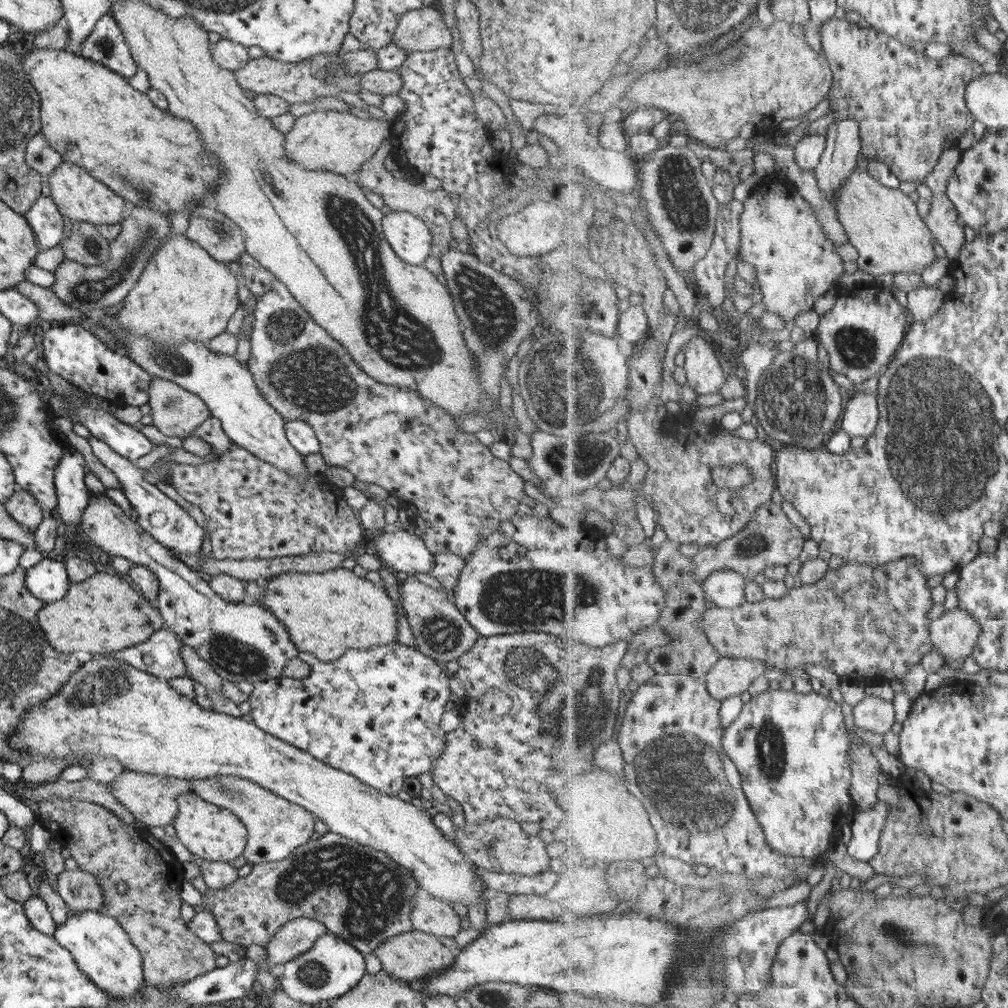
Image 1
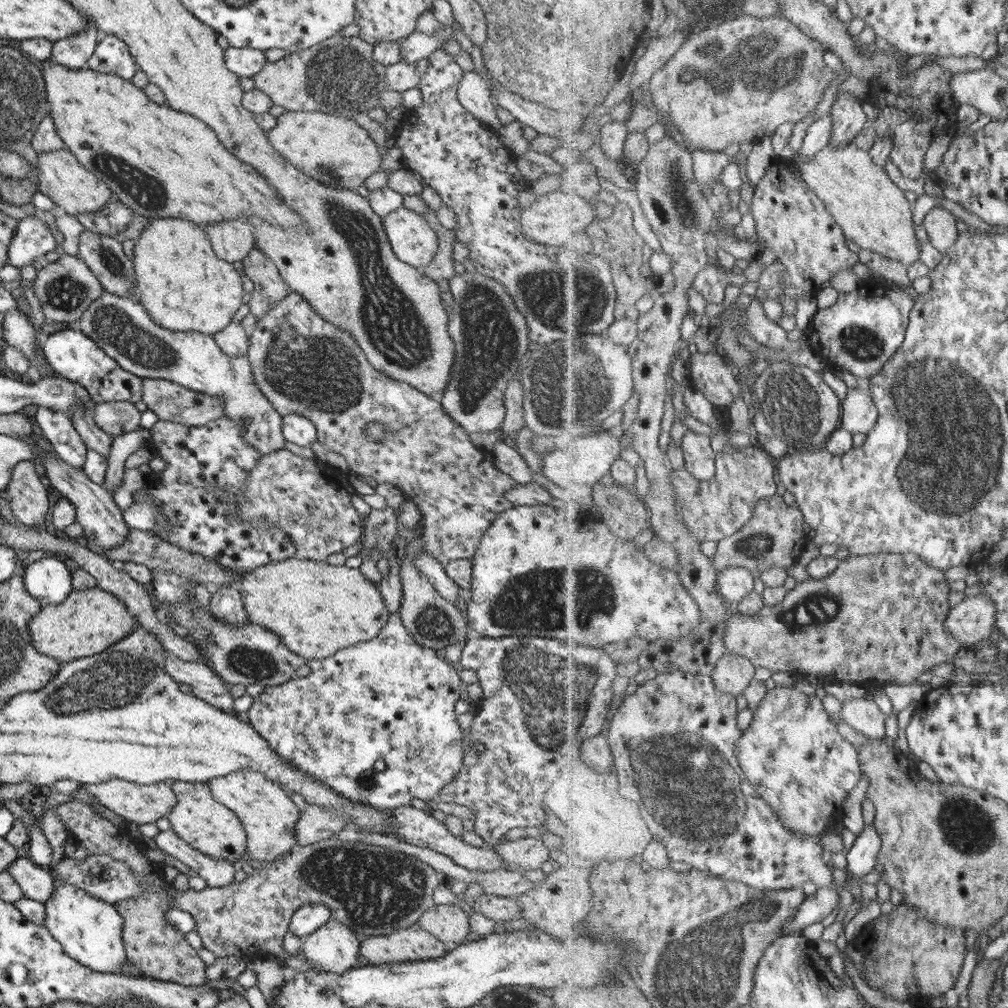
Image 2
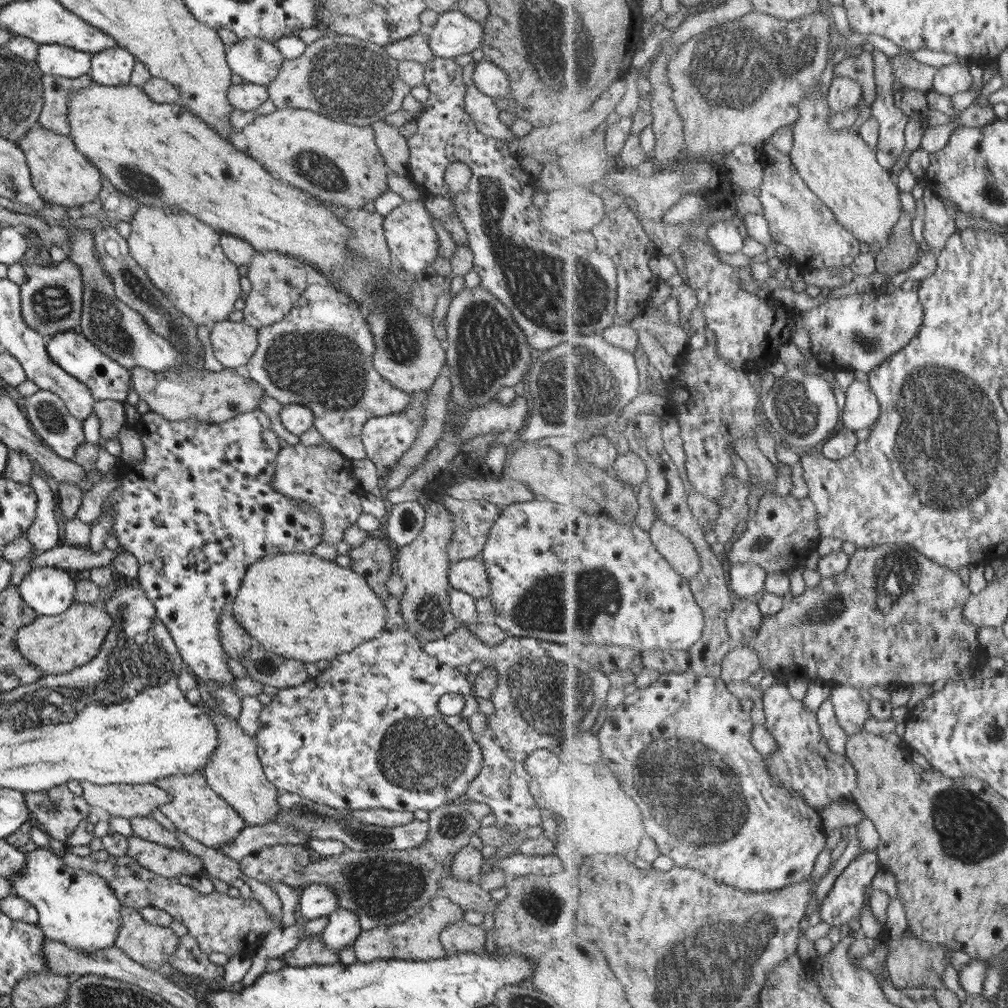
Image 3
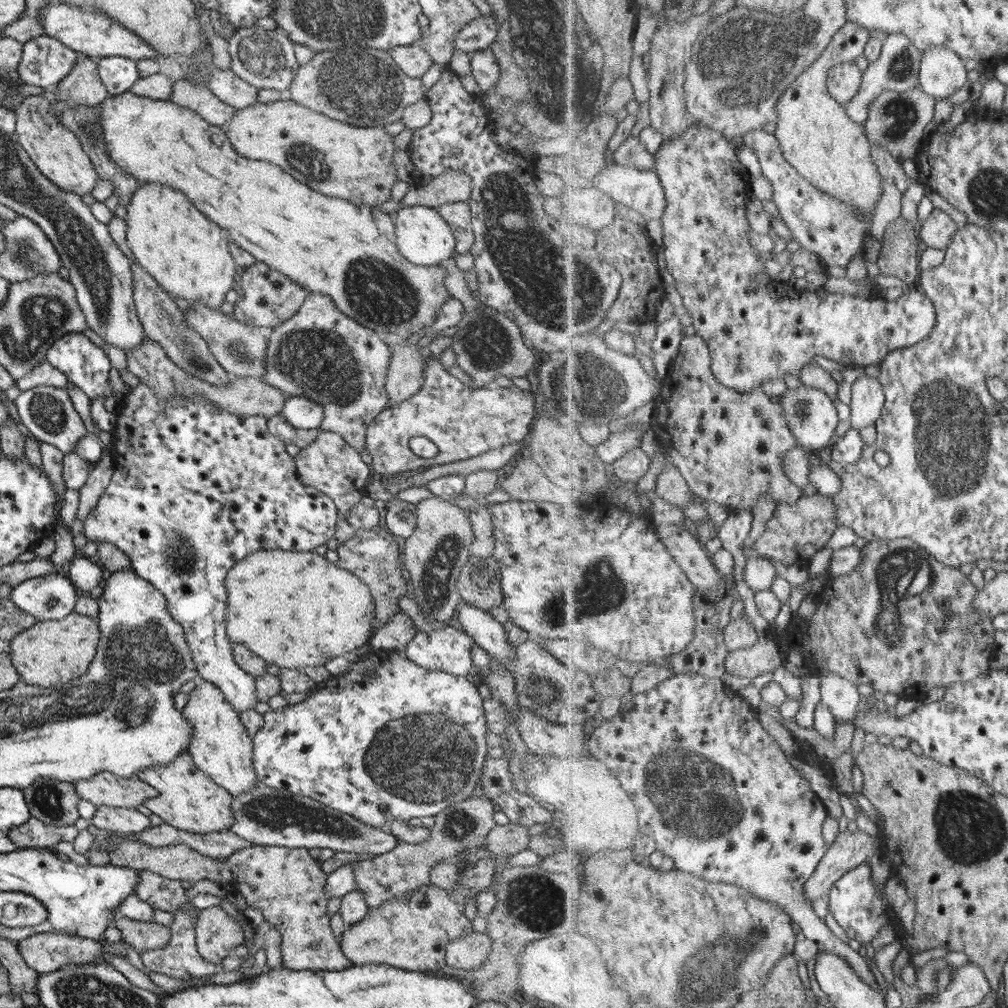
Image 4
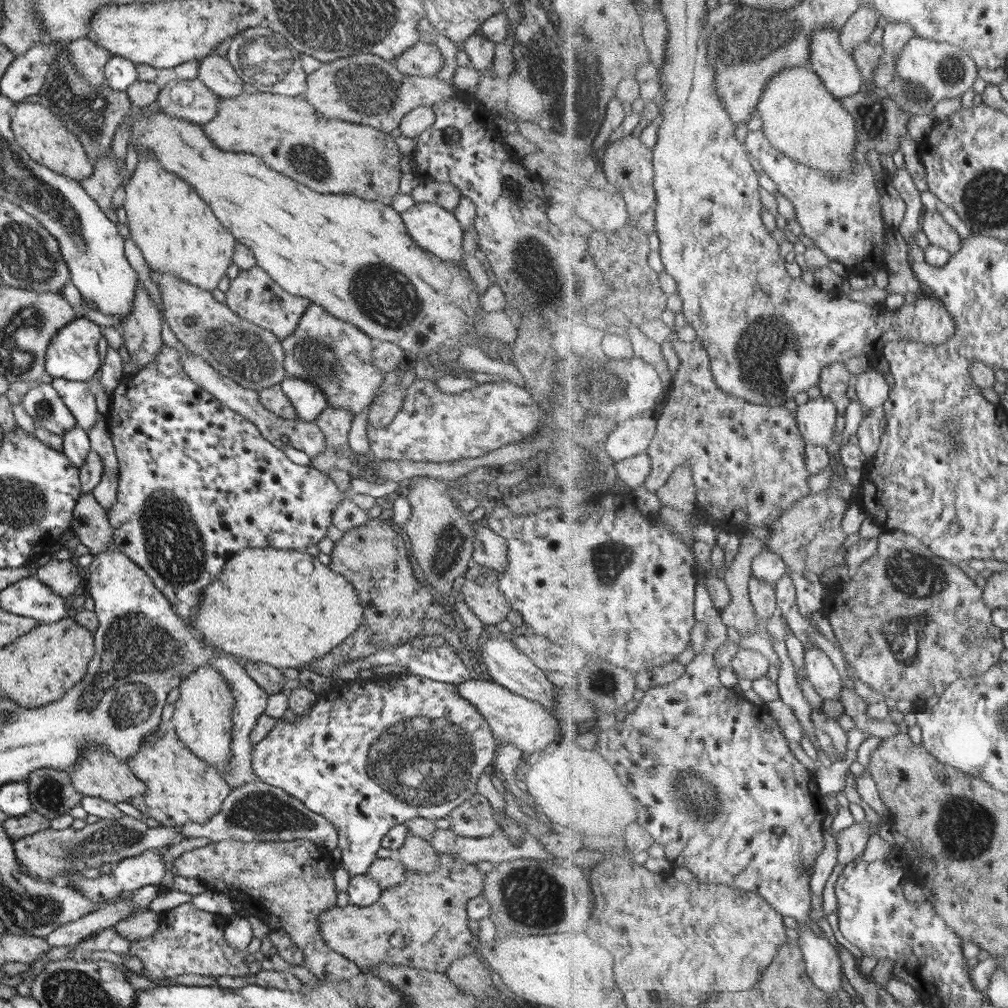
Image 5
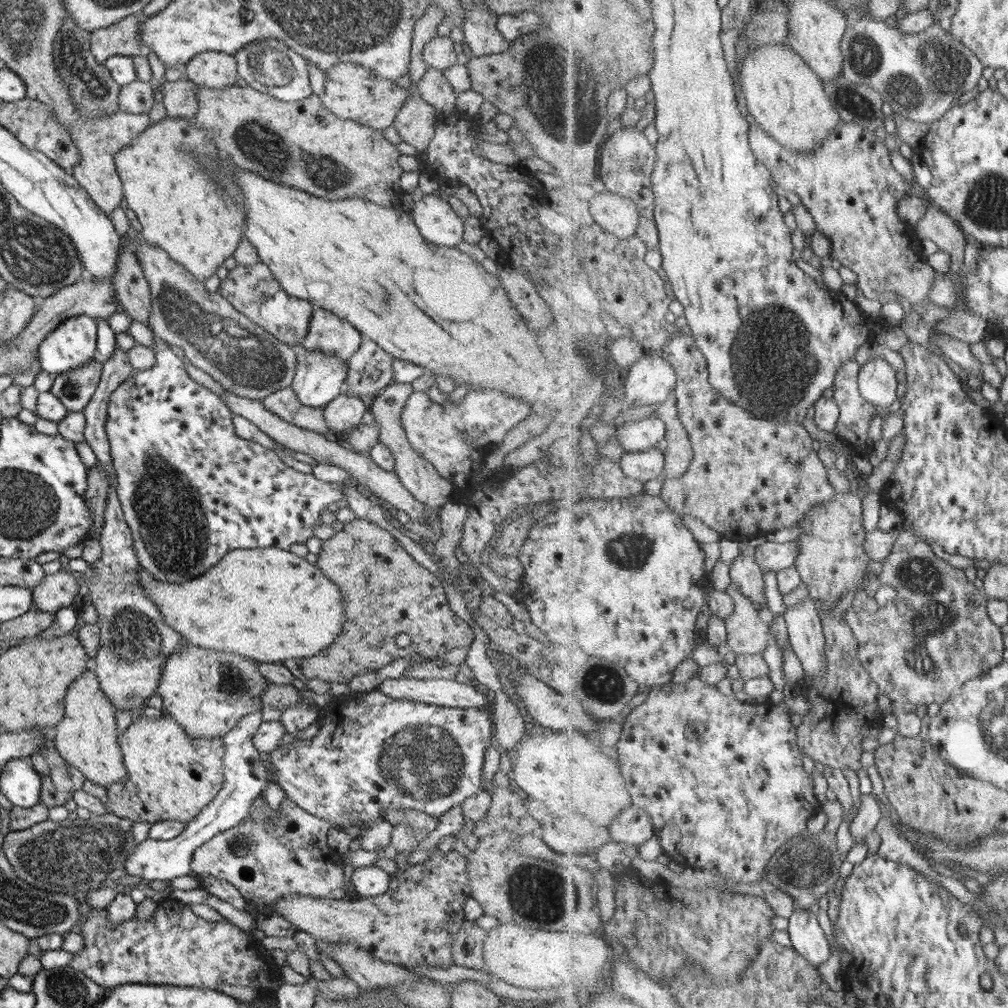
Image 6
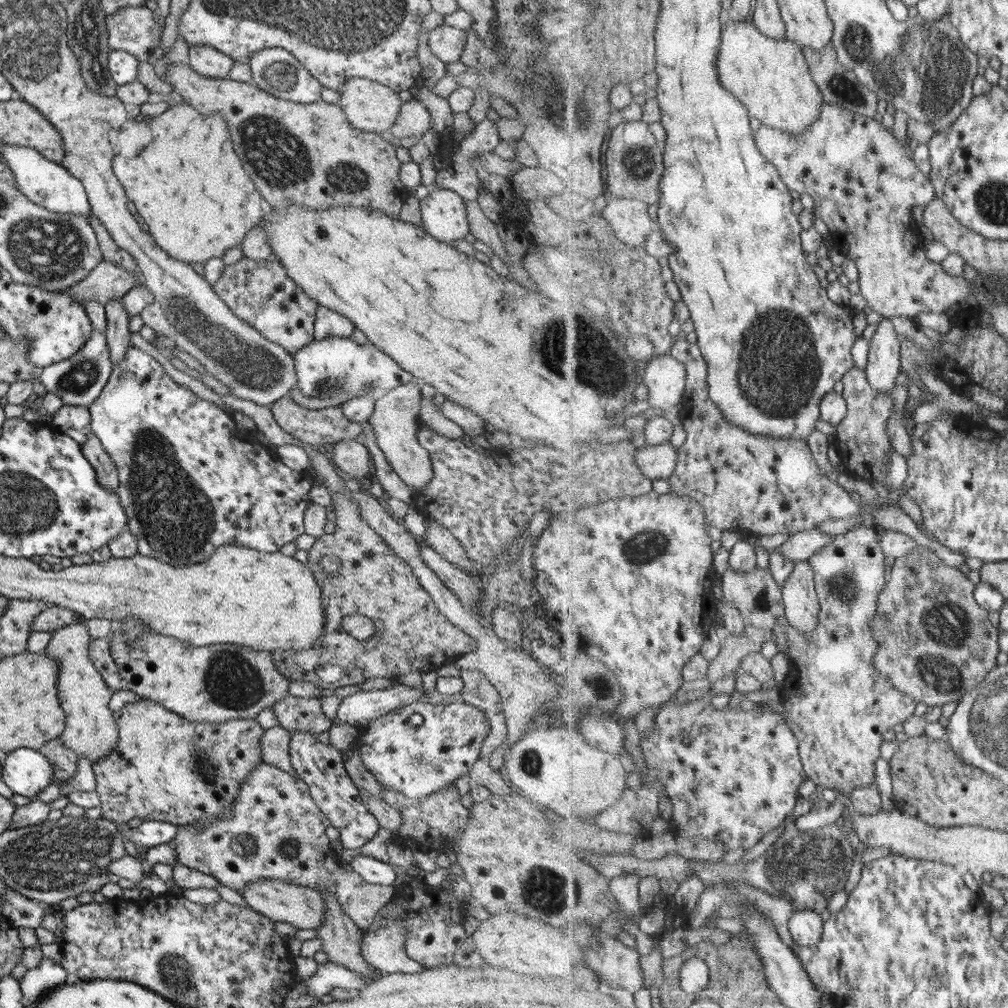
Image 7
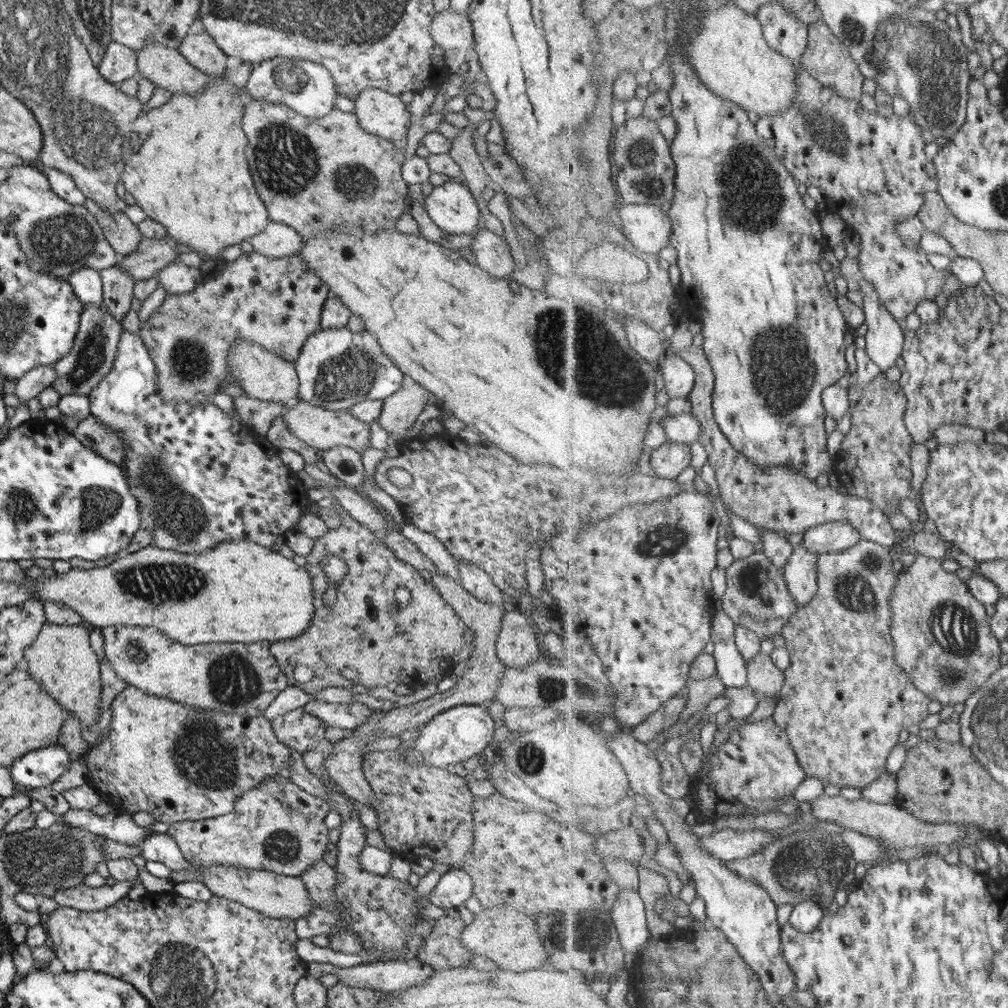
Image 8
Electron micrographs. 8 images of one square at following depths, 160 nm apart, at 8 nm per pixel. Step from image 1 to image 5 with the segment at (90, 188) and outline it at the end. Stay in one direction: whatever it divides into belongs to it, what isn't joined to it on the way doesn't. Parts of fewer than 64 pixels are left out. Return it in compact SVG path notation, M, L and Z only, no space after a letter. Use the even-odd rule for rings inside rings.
M20 101L10 117L10 129L15 142L39 164L69 180L83 182L92 175L92 165L78 138L53 114L39 103Z

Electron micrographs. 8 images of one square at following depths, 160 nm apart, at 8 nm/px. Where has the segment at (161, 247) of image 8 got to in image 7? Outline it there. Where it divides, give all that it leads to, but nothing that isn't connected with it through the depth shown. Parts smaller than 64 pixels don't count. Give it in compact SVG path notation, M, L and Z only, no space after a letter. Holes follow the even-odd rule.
M102 260L83 280L65 291L81 306L86 300L94 300L104 306L108 300L120 299L135 283L133 273L114 265L111 261Z

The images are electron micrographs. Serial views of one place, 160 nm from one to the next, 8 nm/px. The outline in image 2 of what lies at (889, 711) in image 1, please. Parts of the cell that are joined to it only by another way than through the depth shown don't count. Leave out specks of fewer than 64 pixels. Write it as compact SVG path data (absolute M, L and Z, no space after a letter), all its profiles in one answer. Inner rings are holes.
M847 698L842 706L842 718L853 728L860 730L865 736L883 739L886 735L885 719L888 716L881 708L867 698Z

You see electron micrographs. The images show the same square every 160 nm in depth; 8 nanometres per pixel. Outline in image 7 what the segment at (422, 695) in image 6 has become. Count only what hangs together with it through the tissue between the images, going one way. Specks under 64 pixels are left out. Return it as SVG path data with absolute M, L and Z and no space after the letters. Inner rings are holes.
M399 684L388 686L383 690L357 691L343 697L336 709L336 722L358 727L366 722L390 712L397 704L409 704L419 701L419 689L410 689Z

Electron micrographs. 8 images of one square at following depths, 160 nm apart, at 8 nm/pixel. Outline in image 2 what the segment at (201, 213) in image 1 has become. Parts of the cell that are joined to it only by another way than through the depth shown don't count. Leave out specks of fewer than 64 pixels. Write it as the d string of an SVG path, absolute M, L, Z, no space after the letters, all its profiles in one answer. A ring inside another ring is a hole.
M241 219L220 220L215 223L205 223L202 228L207 232L206 235L217 258L232 263L254 254L253 232L247 222Z

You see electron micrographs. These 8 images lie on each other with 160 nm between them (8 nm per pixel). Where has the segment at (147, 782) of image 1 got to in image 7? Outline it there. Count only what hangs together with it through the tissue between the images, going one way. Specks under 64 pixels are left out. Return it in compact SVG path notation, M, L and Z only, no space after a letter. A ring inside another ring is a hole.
M75 621L51 632L44 653L59 663L56 691L58 703L64 712L60 741L78 756L85 756L92 766L117 744L118 734L115 720L107 707L112 691L87 656L90 639L83 623Z

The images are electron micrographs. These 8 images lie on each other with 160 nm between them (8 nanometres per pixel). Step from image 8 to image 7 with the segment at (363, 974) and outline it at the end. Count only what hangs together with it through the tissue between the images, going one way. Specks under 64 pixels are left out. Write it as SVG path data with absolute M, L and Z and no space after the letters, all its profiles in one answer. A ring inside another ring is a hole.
M329 960L316 965L316 971L309 978L303 979L306 987L310 990L310 995L317 1001L320 996L327 994L332 988L342 988L350 993L356 993L372 981Z

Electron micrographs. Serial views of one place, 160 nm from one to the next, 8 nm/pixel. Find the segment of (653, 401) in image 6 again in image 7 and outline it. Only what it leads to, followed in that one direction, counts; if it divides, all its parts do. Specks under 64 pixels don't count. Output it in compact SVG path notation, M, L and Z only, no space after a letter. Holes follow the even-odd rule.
M656 354L651 360L639 366L641 375L645 377L645 384L651 388L649 406L660 409L661 417L675 424L675 432L668 443L679 449L687 437L684 426L677 416L678 405L684 397L688 380L686 366L672 354Z

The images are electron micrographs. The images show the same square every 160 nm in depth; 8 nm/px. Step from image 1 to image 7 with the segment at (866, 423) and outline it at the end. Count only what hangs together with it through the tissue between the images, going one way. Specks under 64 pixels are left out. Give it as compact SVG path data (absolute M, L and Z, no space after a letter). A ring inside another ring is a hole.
M884 317L870 338L868 365L865 370L869 384L877 393L890 394L902 370L903 337L897 334L891 319Z

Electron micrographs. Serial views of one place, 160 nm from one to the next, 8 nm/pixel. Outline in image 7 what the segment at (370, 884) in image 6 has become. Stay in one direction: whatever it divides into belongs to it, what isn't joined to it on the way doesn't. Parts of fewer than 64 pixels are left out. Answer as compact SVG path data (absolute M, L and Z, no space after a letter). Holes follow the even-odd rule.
M357 854L349 863L350 872L354 871L363 882L377 886L392 885L395 880L393 868L375 858Z

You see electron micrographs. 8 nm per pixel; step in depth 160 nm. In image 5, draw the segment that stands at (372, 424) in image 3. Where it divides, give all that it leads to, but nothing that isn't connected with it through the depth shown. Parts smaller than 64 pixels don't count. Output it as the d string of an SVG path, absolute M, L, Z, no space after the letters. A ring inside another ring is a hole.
M414 380L406 389L401 409L395 414L389 425L366 426L366 438L369 443L369 457L379 462L385 460L409 460L414 462L431 462L447 464L459 459L477 458L533 435L538 428L543 412L535 404L532 396L523 388L507 381L487 382L476 385L459 394L442 394L435 385L437 380Z

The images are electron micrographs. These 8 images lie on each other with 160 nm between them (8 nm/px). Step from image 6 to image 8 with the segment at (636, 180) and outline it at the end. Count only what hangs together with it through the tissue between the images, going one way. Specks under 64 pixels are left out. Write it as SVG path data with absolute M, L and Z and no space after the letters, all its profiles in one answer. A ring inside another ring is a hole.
M641 116L617 127L612 154L617 167L614 179L620 201L649 205L671 202L676 192L676 161L672 155L671 142L661 132L658 120Z

